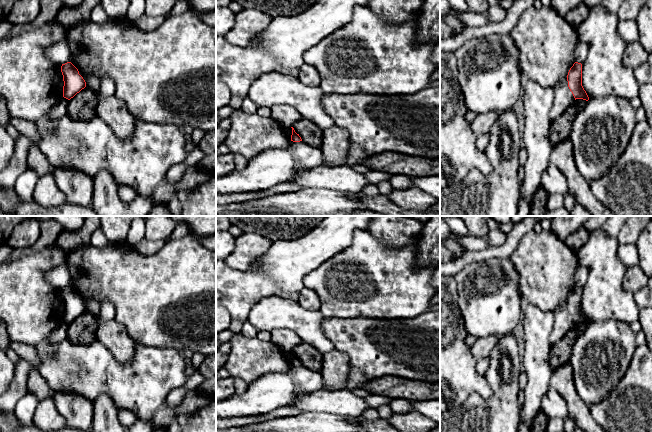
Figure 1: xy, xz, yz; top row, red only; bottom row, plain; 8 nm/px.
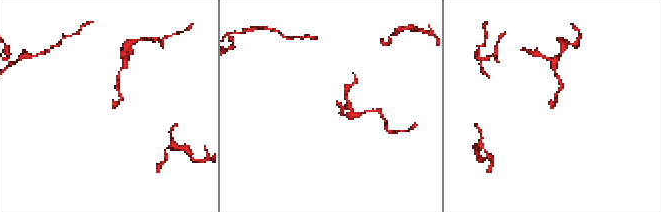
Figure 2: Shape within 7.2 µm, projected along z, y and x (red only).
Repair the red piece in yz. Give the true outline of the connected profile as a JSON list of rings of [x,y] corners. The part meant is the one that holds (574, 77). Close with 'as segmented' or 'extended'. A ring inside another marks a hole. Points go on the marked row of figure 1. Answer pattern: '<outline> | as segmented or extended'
[[[575,62],[567,75],[568,87],[575,100],[583,99],[588,101],[589,97],[582,86],[582,64]]] | as segmented

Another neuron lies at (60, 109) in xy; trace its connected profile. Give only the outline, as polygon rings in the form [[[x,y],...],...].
[[[62,97],[57,104],[52,107],[52,109],[49,111],[49,114],[52,116],[53,119],[58,119],[65,114],[67,114],[69,100]]]

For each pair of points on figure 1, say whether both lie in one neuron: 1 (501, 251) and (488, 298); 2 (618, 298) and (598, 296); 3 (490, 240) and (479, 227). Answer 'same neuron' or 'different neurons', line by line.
1: different neurons
2: same neuron
3: different neurons

